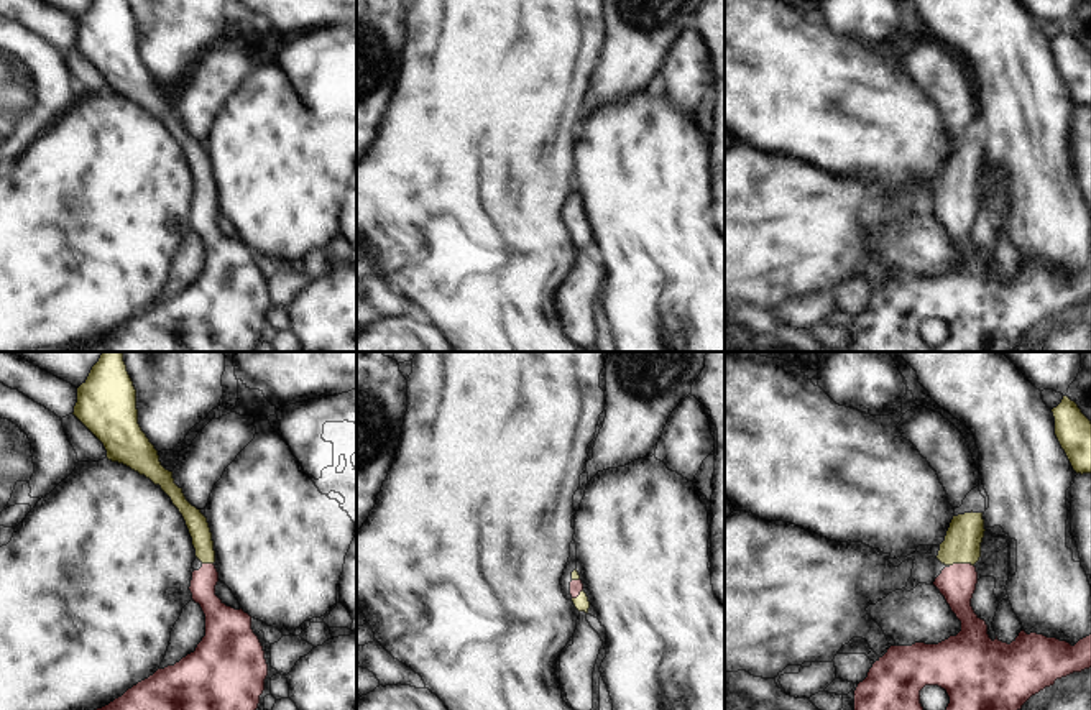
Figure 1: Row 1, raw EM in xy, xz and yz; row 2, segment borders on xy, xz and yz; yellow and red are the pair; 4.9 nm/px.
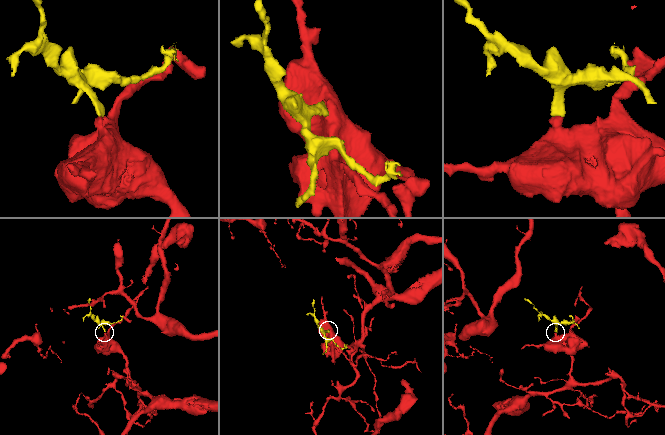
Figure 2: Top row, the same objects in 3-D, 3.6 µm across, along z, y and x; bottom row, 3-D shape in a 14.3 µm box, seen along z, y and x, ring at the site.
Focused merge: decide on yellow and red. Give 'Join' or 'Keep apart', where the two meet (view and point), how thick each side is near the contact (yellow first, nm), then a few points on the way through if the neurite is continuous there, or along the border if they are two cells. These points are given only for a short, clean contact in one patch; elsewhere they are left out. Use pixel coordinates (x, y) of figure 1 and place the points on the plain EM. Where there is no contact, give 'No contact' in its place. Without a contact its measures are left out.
Join. Touches yellow at yz (962, 194). Thickness 180 nm (yellow) against 180 nm. Path across: yz (962, 176), (962, 194), (962, 209), (957, 216).

